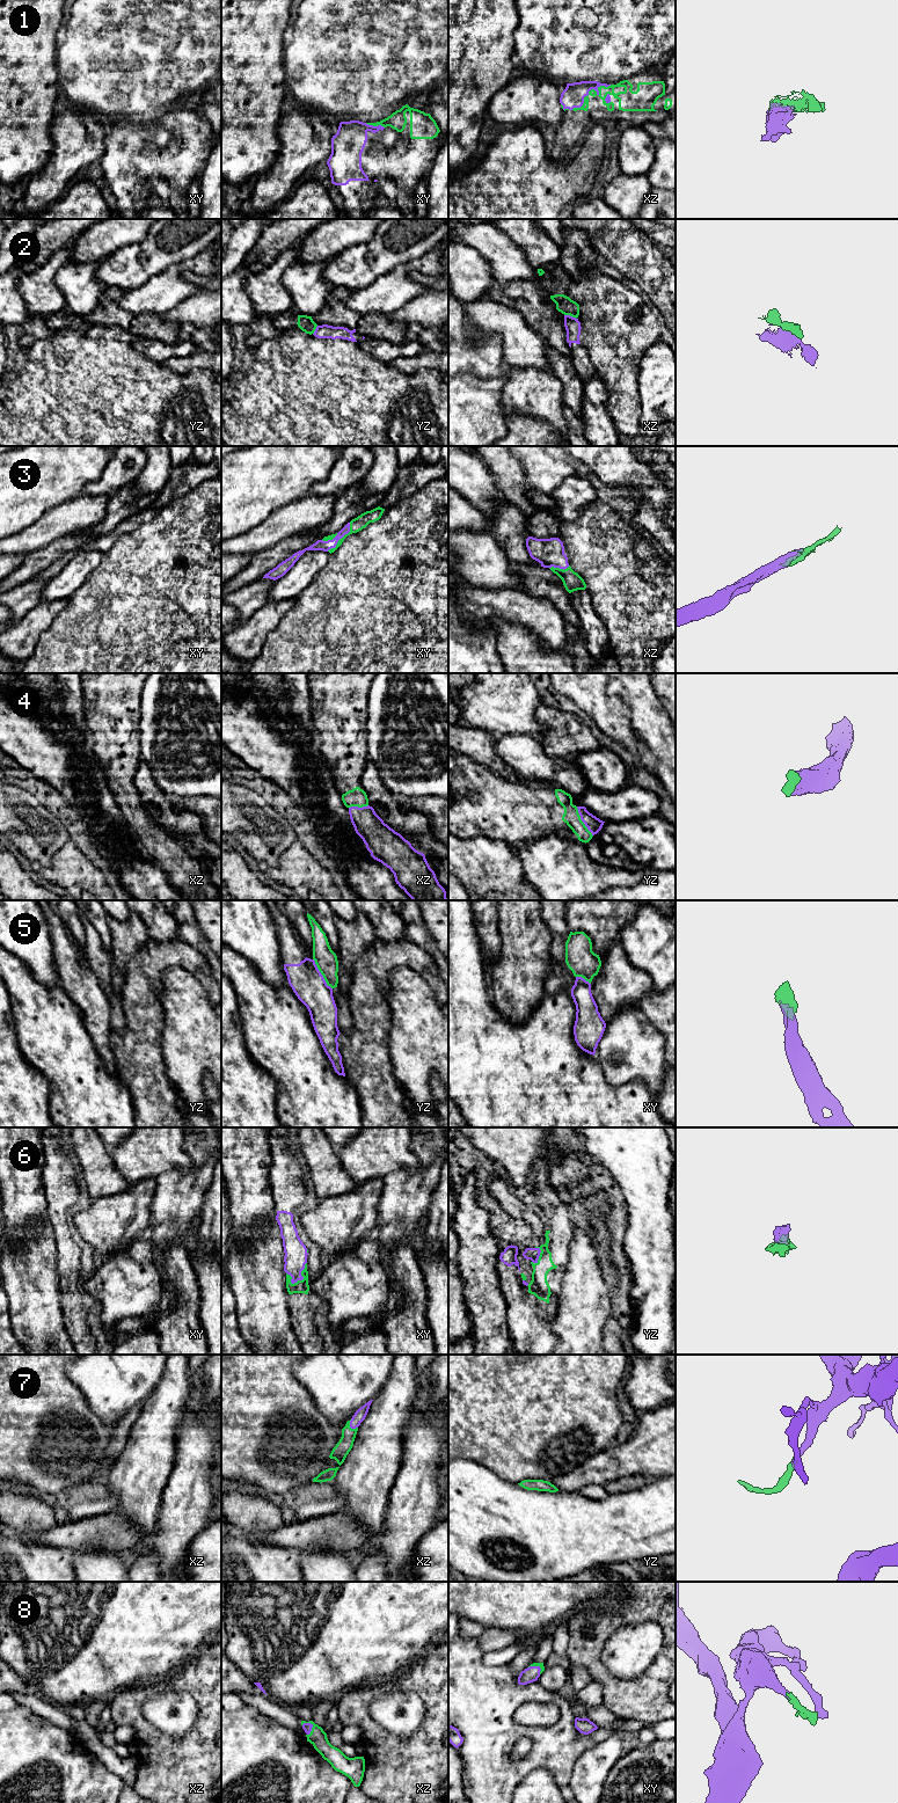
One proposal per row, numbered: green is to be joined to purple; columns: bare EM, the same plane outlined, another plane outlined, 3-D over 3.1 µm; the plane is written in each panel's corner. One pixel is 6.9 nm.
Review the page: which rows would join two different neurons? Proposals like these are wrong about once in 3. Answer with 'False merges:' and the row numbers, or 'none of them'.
False merges: 2, 5

